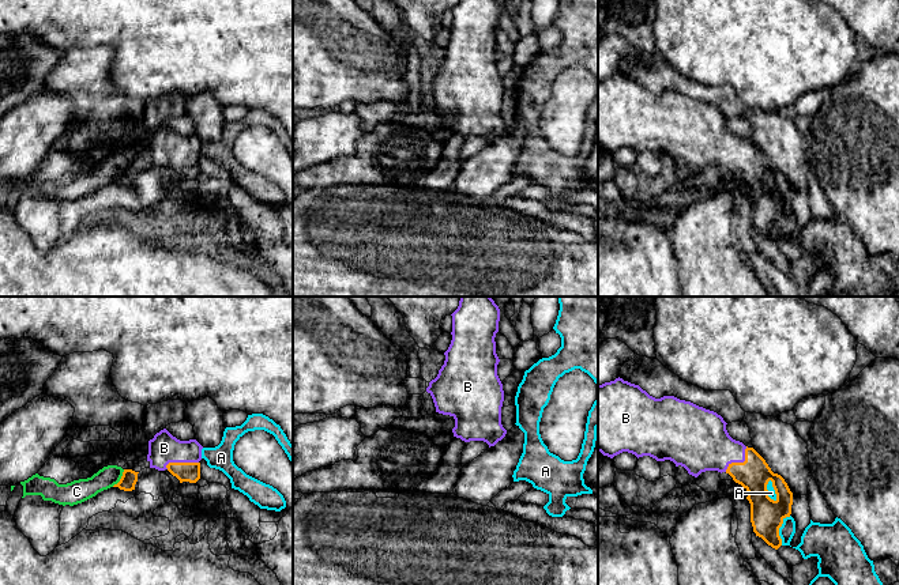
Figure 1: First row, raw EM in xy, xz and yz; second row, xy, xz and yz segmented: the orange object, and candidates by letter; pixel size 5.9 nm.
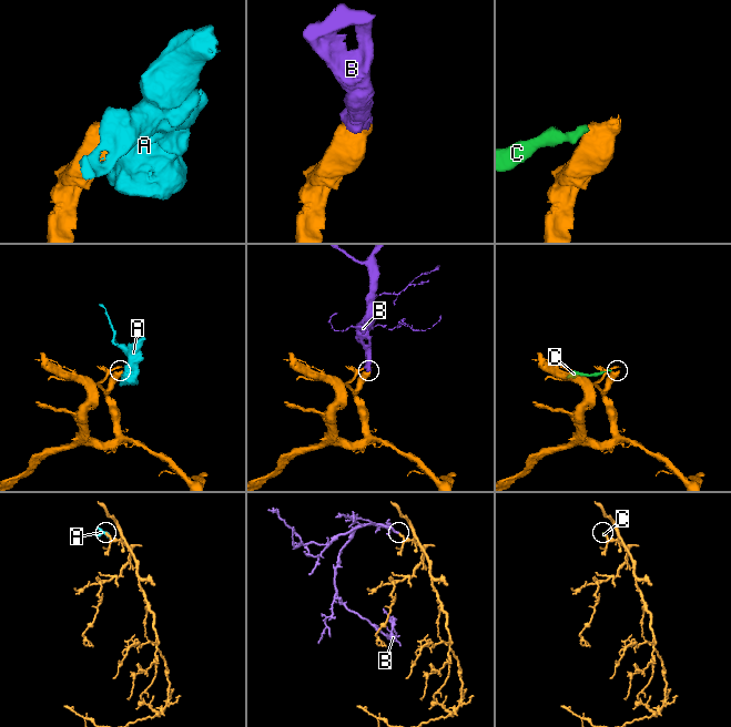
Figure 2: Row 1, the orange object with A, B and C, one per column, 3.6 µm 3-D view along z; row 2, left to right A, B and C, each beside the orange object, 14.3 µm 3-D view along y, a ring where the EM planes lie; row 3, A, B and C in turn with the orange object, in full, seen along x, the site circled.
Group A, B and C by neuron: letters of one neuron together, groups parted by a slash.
A / B / C

